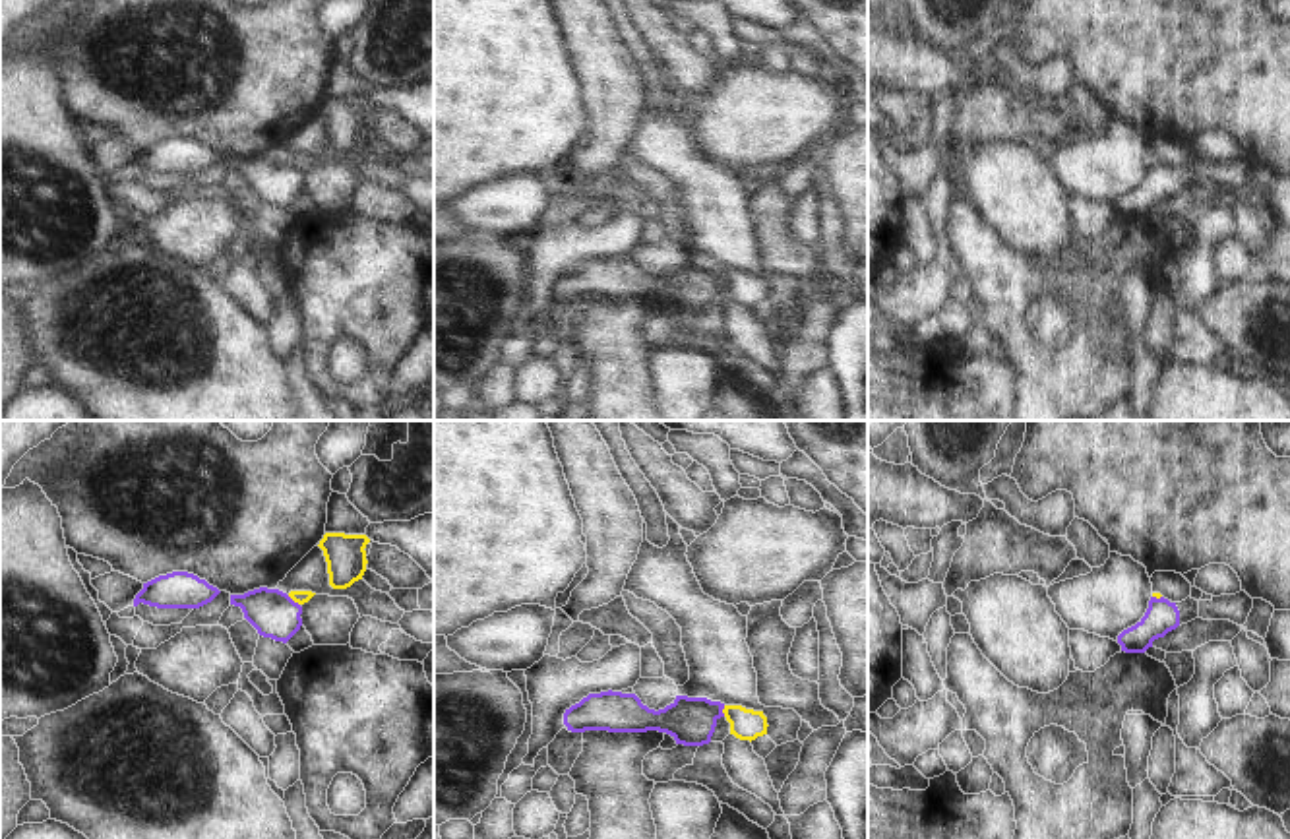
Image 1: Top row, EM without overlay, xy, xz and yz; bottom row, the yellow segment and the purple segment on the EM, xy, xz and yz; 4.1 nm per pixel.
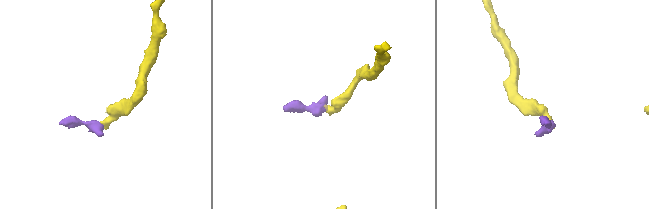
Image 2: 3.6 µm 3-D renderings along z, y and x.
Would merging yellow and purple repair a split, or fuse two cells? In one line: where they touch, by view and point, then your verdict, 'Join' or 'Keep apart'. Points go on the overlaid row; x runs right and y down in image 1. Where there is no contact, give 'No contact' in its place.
Touches yellow at xy (293, 599). Keep apart

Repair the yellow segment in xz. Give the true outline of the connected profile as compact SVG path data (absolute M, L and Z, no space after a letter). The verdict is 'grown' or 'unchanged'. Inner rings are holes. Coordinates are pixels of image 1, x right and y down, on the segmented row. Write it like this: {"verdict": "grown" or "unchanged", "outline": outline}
{"verdict": "unchanged", "outline": "M724 705L722 709L726 721L730 723L730 734L740 740L755 740L767 734L767 717L763 711L746 709L742 705Z"}

